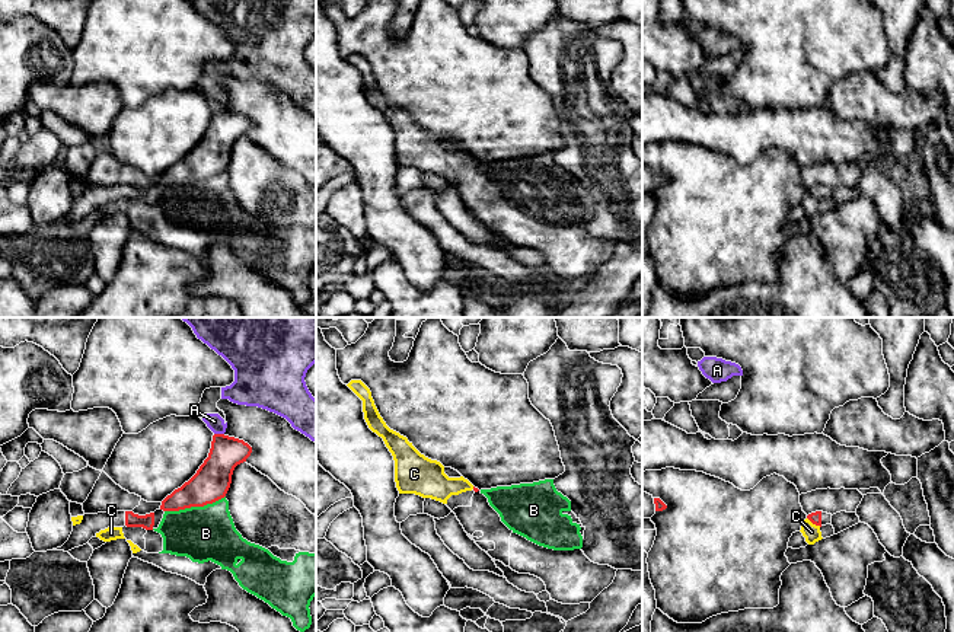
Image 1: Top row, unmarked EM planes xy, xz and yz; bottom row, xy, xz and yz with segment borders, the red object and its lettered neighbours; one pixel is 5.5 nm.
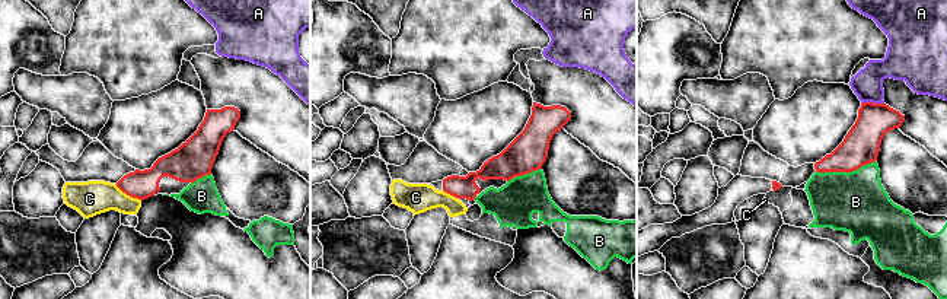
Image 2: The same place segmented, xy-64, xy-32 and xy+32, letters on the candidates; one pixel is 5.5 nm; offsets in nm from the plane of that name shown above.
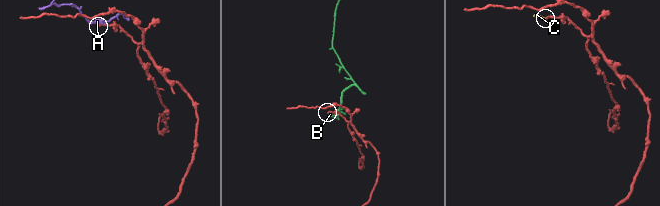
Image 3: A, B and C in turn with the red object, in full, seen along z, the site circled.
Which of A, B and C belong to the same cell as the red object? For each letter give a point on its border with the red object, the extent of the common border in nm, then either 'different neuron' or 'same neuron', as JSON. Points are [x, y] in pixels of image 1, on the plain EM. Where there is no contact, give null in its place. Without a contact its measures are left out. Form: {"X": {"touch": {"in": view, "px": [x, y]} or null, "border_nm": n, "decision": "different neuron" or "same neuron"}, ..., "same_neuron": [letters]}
{"A": {"touch": {"in": "xy", "px": [219, 108]}, "border_nm": 60, "decision": "different neuron"}, "B": {"touch": {"in": "xy", "px": [194, 179]}, "border_nm": 340, "decision": "different neuron"}, "C": {"touch": {"in": "yz", "px": [814, 197]}, "border_nm": 90, "decision": "different neuron"}, "same_neuron": []}

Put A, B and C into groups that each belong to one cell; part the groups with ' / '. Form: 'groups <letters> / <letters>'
groups A / B C

